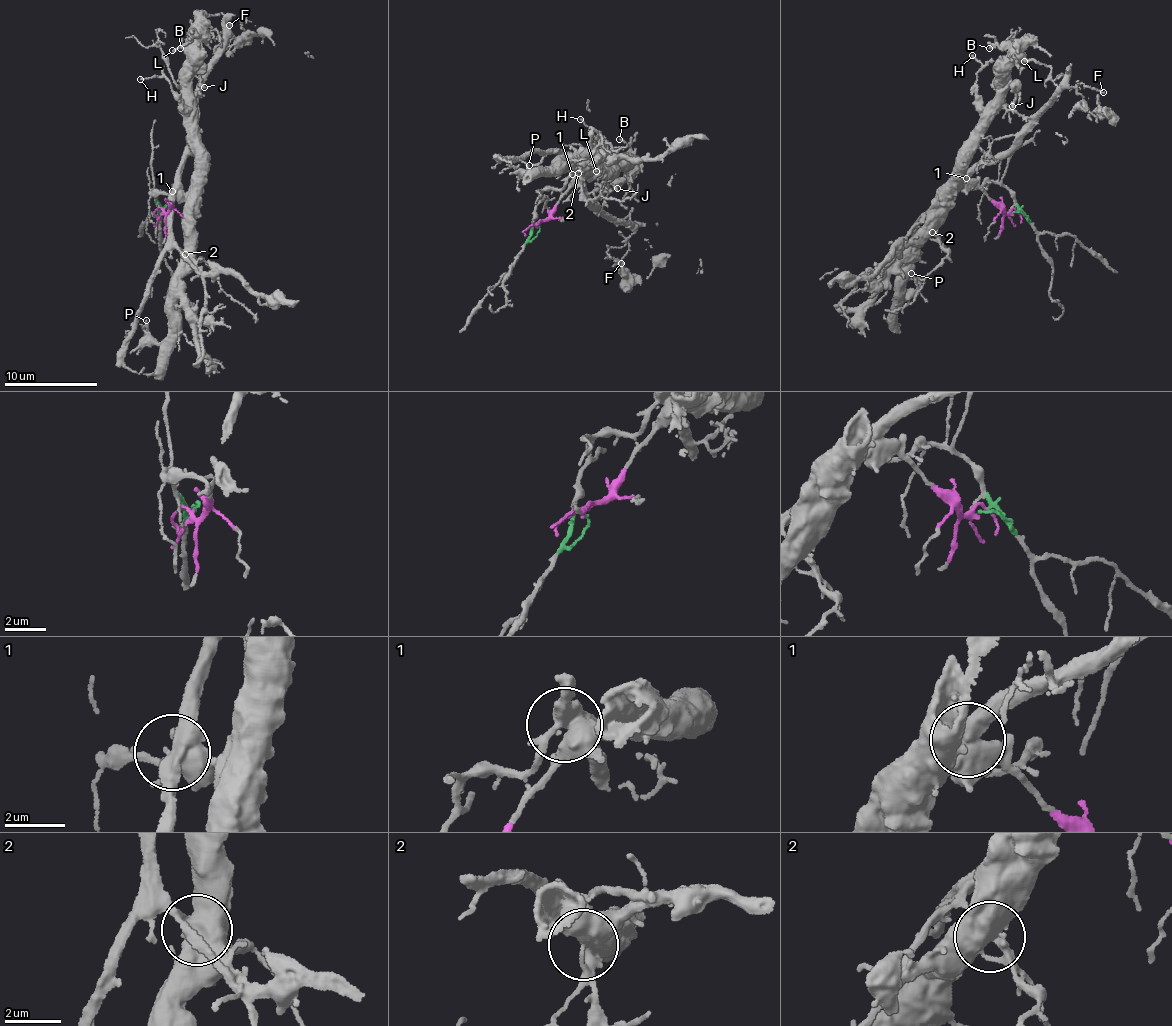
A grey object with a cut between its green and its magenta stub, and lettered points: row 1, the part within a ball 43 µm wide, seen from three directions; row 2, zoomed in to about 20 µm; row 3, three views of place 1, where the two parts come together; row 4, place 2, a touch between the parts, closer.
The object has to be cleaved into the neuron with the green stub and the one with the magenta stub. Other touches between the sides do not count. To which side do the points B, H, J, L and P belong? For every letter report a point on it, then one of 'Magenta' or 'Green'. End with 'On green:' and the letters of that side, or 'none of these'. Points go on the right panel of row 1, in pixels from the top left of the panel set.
B: Place: (989, 48). Magenta
H: Place: (972, 55). Magenta
J: Place: (1012, 106). Magenta
L: Place: (1024, 61). Magenta
P: Place: (911, 273). Magenta
On green: none of these

